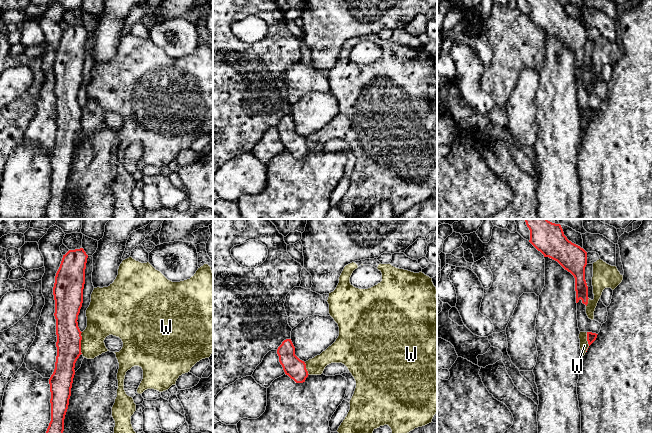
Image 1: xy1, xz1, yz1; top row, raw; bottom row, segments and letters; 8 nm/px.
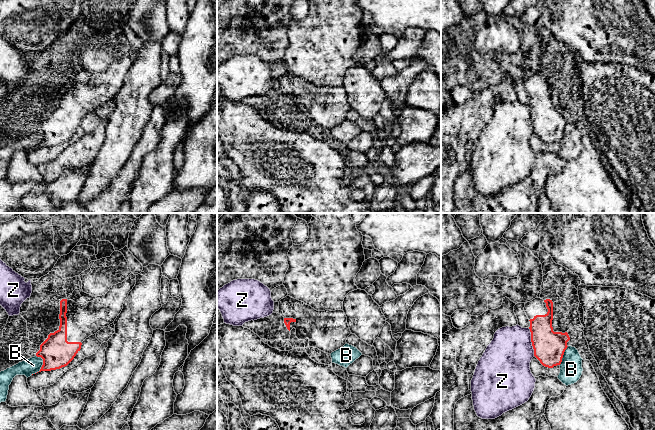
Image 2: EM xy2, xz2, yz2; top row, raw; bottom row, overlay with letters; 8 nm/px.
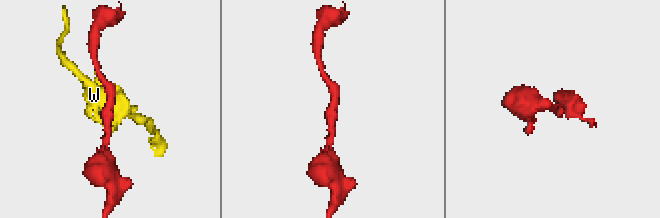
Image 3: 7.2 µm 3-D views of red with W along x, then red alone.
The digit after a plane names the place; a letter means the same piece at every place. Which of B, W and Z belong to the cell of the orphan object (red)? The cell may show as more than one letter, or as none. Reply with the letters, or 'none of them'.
none of them

